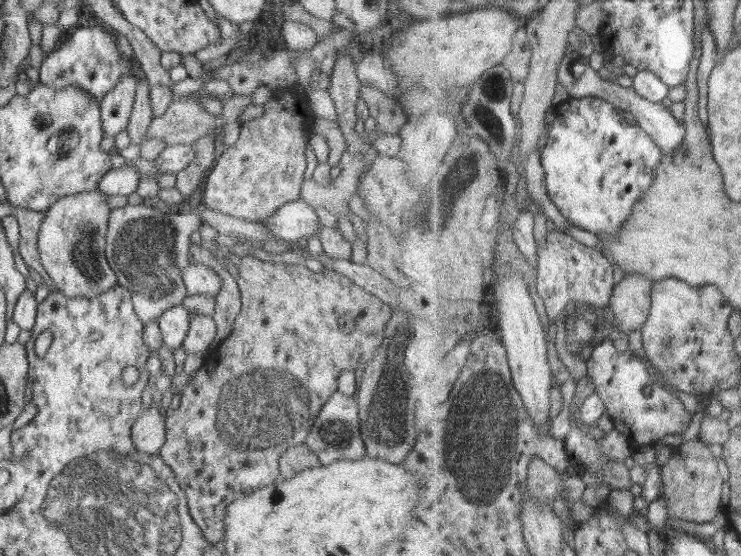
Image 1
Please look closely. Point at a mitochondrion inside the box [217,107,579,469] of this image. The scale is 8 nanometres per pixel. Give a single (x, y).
(387, 432)

